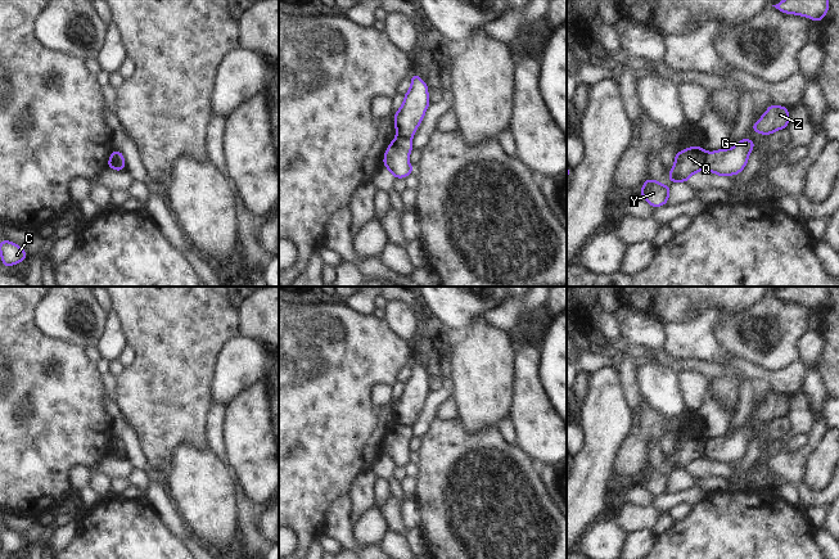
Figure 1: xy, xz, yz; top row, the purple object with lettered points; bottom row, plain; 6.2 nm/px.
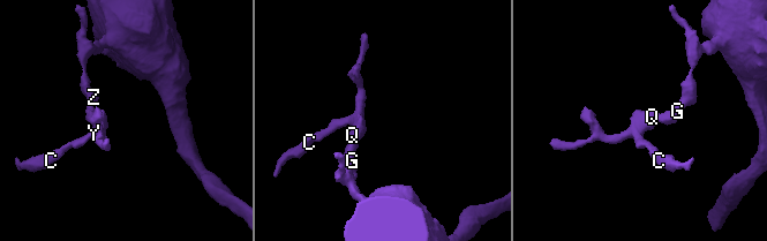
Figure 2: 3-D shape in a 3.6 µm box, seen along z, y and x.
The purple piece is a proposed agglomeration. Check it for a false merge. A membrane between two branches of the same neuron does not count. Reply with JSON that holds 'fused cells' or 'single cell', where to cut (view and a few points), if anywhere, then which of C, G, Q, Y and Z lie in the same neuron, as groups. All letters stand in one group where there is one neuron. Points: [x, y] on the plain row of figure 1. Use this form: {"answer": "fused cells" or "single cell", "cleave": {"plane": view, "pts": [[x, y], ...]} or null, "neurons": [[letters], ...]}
{"answer": "fused cells", "cleave": {"plane": "xz", "pts": [[397, 423], [411, 427]]}, "neurons": [["C", "Q", "Y"], ["G", "Z"]]}

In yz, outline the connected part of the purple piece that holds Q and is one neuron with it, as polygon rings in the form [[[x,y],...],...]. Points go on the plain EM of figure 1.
[[[700,433],[676,439],[672,459],[667,459],[668,466],[672,470],[687,470],[691,463],[705,456],[707,442]]]

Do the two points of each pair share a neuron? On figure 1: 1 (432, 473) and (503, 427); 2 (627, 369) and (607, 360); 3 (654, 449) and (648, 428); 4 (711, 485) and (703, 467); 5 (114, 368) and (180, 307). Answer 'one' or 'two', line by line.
1: two
2: two
3: two
4: two
5: two

